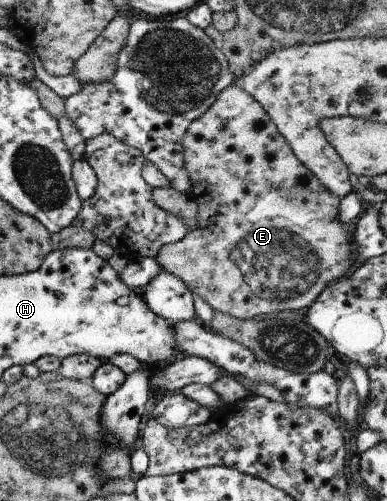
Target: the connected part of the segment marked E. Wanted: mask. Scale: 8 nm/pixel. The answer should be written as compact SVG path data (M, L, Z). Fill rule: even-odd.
M234 83L230 84L218 94L216 101L206 113L192 120L186 135L183 137L183 156L188 177L192 181L222 181L220 195L226 197L226 201L218 207L220 213L214 213L208 219L206 227L192 228L180 241L168 244L160 249L156 259L164 271L170 271L176 277L179 277L192 293L199 295L213 310L224 312L234 318L249 320L269 317L284 311L284 309L300 311L300 309L306 309L306 307L310 308L328 283L345 277L355 267L353 235L346 229L346 224L338 219L341 199L329 189L326 189L312 171L296 157L289 143L278 131L276 124L269 118L266 110L240 86Z

